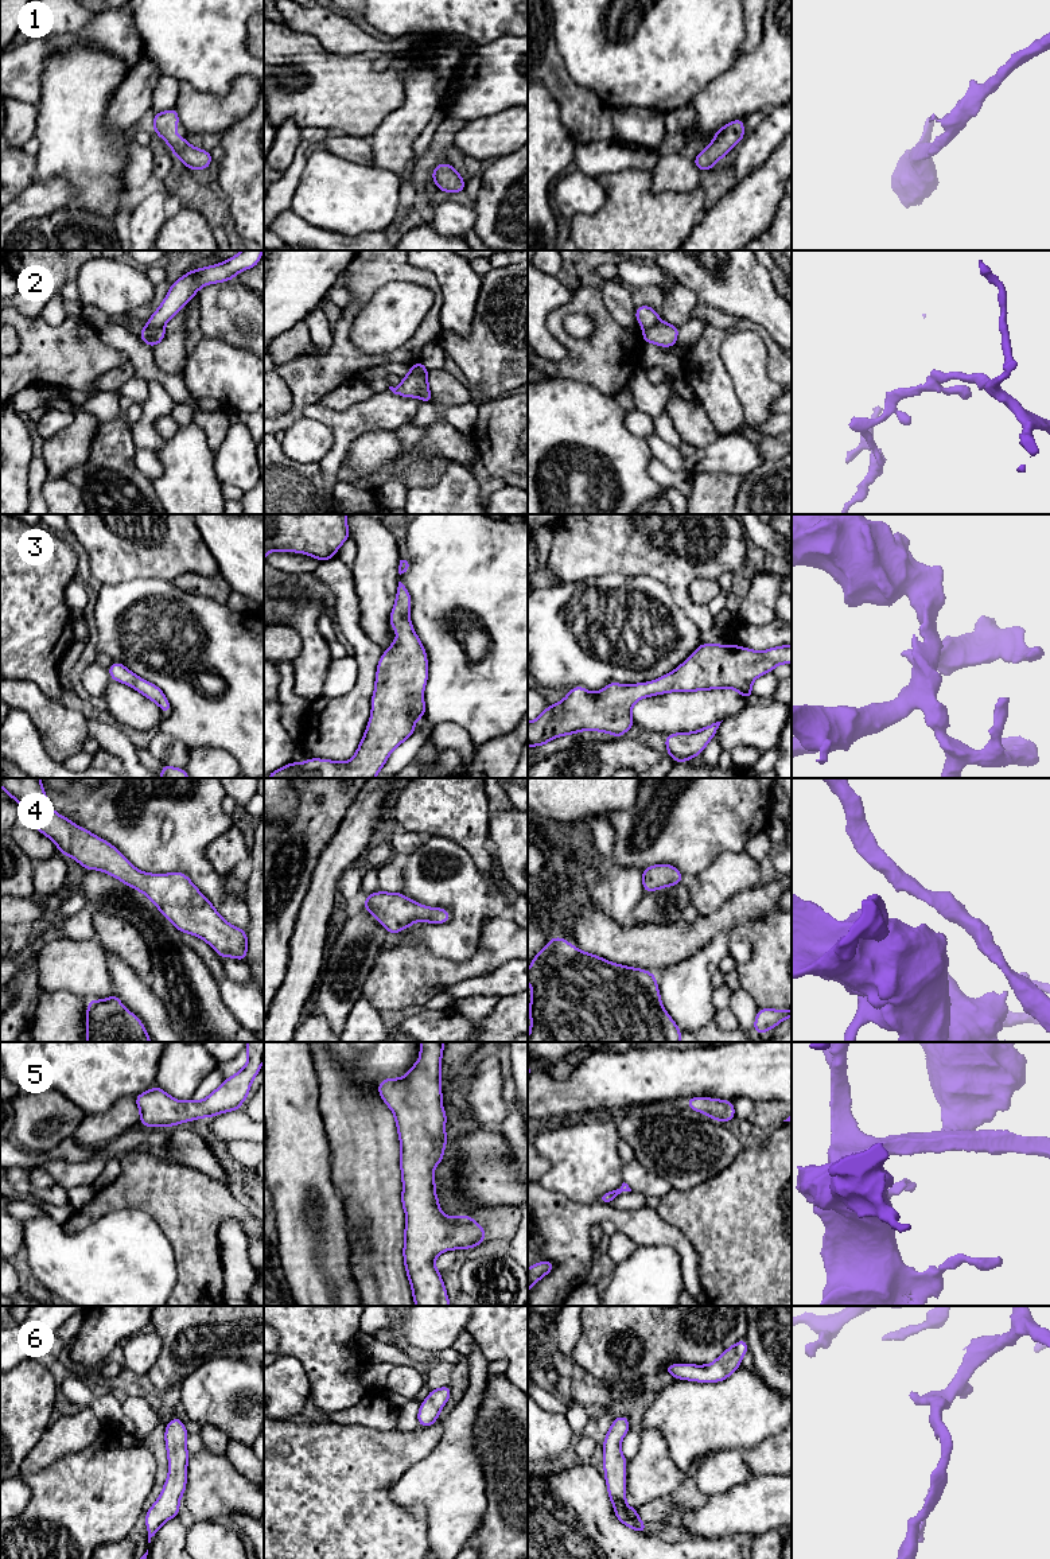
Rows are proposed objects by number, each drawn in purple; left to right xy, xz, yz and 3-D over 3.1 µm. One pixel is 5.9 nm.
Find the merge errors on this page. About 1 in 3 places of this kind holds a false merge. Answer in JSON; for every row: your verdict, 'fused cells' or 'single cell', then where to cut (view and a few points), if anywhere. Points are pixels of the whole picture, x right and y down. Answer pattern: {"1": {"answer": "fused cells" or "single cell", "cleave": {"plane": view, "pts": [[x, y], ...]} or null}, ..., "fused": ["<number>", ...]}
{"1": {"answer": "single cell", "cleave": null}, "2": {"answer": "fused cells", "cleave": {"plane": "xy", "pts": [[146, 325], [163, 327]]}}, "3": {"answer": "single cell", "cleave": null}, "4": {"answer": "single cell", "cleave": null}, "5": {"answer": "single cell", "cleave": null}, "6": {"answer": "single cell", "cleave": null}, "fused": ["2"]}

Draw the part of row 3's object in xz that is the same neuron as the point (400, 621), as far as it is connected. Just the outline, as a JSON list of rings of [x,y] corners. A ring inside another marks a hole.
[[[398,582],[396,603],[389,618],[389,623],[397,631],[398,638],[393,639],[377,665],[372,715],[354,757],[347,762],[318,758],[302,763],[291,762],[275,770],[267,778],[374,778],[390,753],[413,735],[415,722],[425,715],[423,693],[428,680],[428,661],[424,646],[411,623],[411,603],[412,598],[407,587]]]

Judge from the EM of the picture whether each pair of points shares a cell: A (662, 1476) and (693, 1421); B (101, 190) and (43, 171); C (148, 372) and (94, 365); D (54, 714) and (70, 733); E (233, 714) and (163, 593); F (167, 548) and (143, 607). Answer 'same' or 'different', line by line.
A: different
B: same
C: different
D: same
E: same
F: different

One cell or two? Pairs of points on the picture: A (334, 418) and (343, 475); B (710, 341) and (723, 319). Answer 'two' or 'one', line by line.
A: two
B: two

